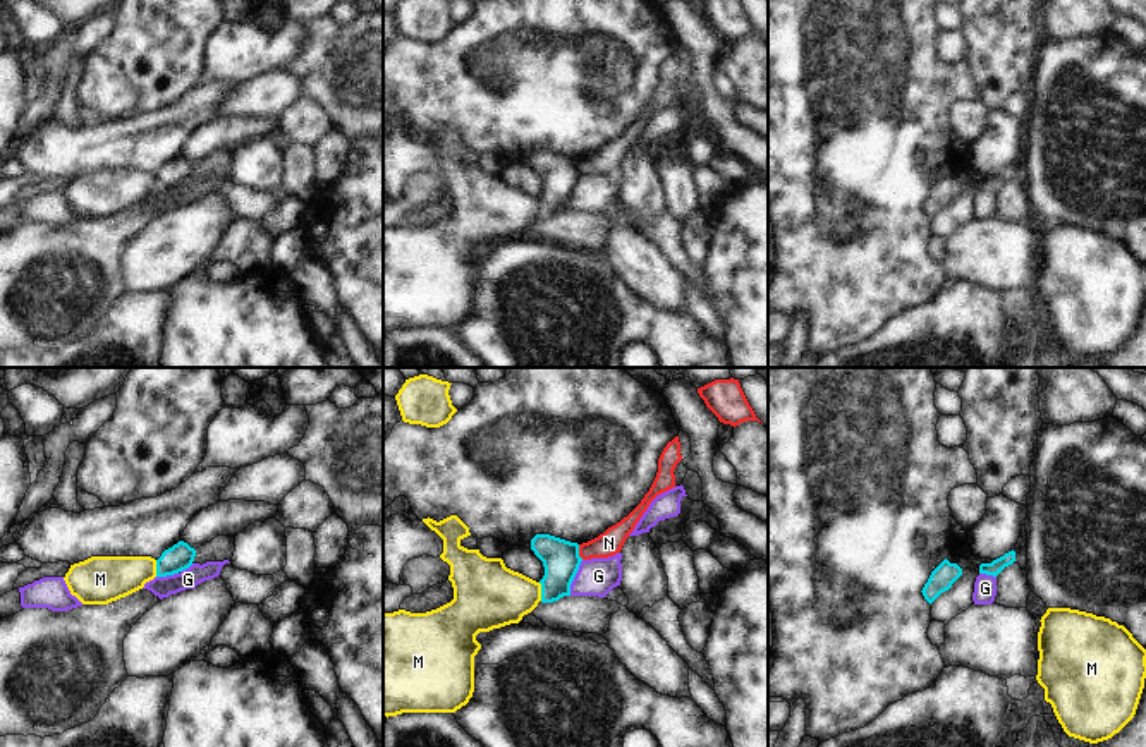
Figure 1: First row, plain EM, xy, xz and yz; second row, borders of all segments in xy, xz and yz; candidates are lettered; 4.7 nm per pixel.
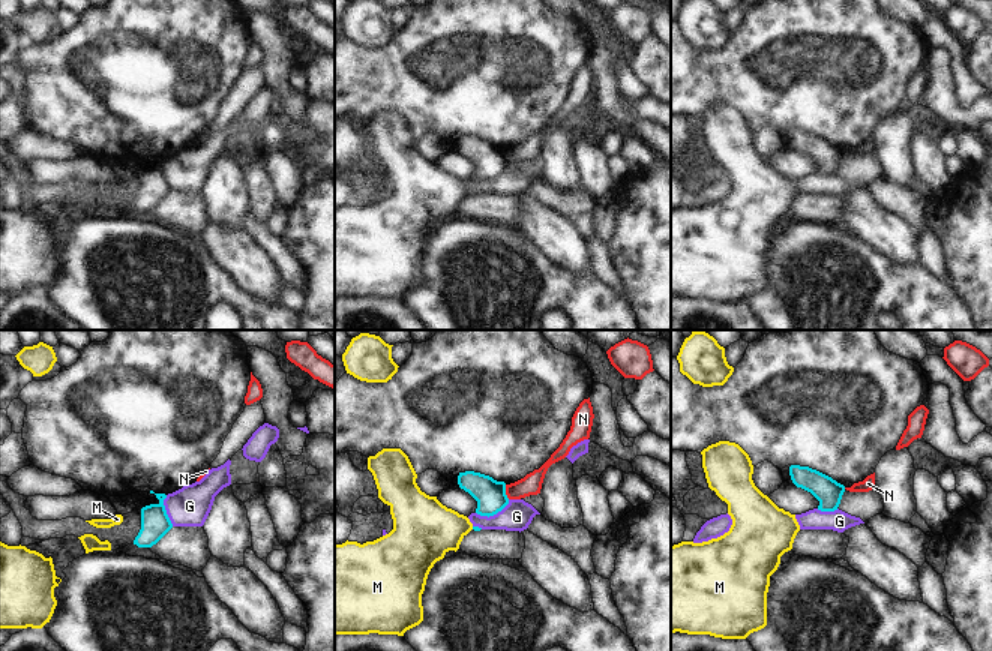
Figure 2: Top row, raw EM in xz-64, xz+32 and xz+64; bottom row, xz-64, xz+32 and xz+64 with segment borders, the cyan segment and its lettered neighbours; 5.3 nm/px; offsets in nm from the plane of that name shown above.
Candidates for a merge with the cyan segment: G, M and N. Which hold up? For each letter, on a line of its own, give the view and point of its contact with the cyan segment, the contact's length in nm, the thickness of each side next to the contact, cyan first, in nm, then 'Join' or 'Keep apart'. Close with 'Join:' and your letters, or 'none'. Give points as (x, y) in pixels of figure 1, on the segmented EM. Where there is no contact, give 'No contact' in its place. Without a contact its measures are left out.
G: Touches cyan at xz (574, 576). Shared border 180 nm. Thickness 180 nm (cyan) against 180 nm. Keep apart
M: Touches cyan at xz (542, 591). Shared border 90 nm. Thickness 180 nm (cyan) against 320 nm. Keep apart
N: Touches cyan at xz (578, 552). Shared border 80 nm. Thickness 180 nm (cyan) against 120 nm. Keep apart
Join: none

